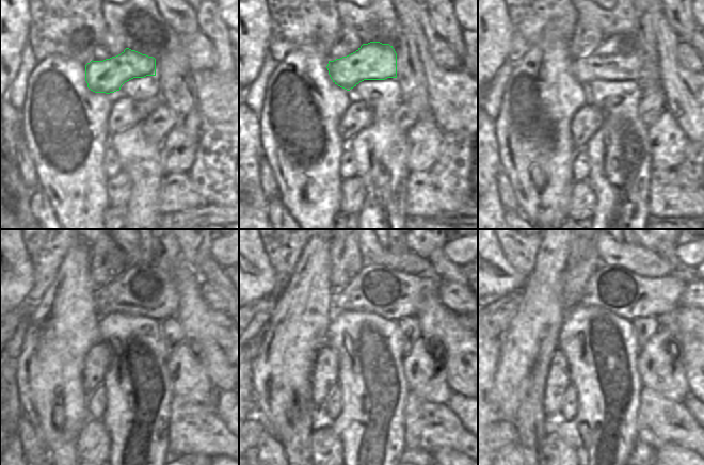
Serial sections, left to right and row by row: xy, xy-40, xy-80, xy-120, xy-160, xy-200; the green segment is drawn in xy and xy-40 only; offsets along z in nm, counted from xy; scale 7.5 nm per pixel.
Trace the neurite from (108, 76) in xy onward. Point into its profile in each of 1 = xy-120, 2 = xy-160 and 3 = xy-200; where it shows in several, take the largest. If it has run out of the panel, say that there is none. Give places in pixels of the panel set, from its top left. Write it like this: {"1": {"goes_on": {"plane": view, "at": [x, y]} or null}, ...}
{"1": {"goes_on": {"plane": "xy-120", "at": [148, 291]}}, "2": {"goes_on": {"plane": "xy-160", "at": [393, 294]}}, "3": {"goes_on": {"plane": "xy-200", "at": [627, 294]}}}

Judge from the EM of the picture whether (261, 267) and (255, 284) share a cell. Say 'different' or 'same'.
same

